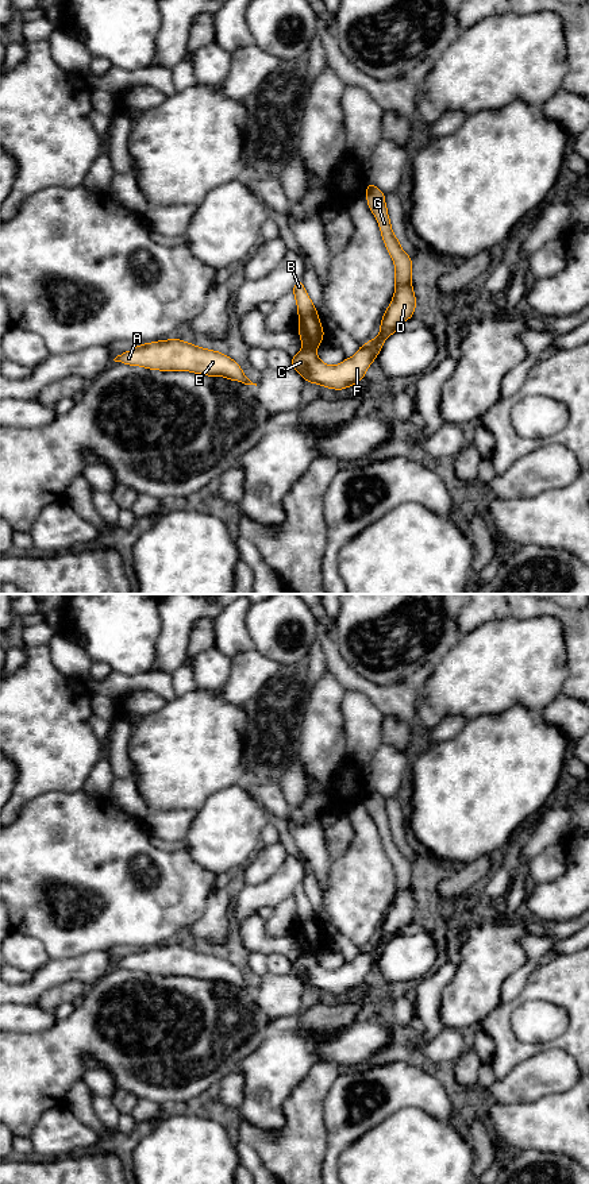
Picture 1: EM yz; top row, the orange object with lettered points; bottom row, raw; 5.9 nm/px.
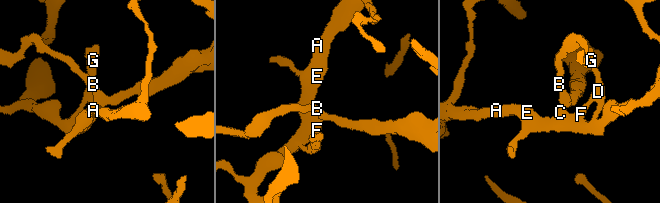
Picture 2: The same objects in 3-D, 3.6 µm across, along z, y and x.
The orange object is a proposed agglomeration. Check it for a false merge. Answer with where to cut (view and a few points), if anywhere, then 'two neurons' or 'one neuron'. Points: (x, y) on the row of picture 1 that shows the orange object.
cut in yz along (303, 347), (315, 350); two neurons

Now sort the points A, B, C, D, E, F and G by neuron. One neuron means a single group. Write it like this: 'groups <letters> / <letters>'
groups A C D E F G / B

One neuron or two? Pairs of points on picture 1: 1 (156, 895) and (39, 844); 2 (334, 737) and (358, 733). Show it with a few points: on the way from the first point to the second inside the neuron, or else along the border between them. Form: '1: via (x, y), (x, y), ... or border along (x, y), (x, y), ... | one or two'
1: via (127, 891), (92, 880), (68, 868) | one
2: border along (339, 705), (347, 758) | two

